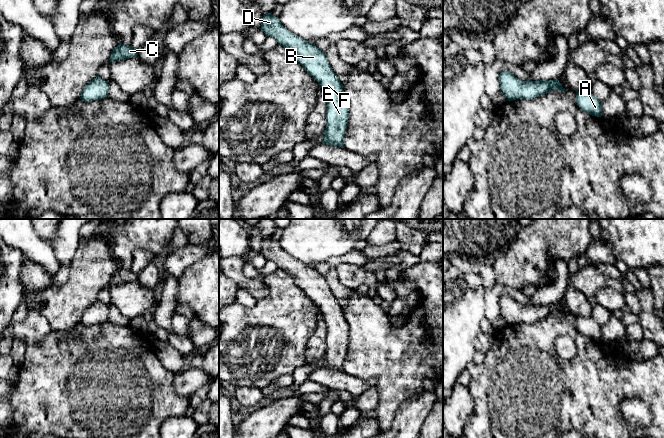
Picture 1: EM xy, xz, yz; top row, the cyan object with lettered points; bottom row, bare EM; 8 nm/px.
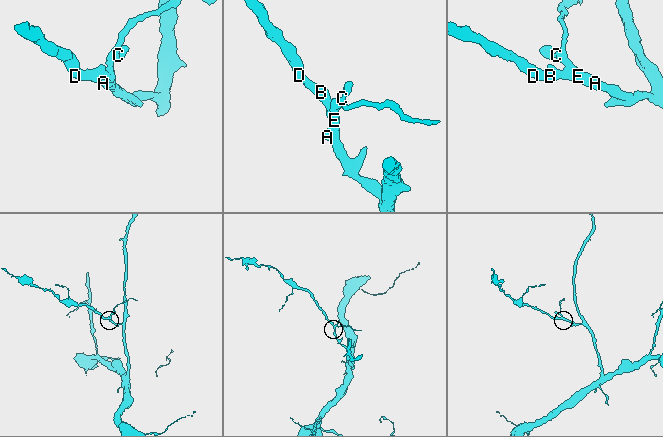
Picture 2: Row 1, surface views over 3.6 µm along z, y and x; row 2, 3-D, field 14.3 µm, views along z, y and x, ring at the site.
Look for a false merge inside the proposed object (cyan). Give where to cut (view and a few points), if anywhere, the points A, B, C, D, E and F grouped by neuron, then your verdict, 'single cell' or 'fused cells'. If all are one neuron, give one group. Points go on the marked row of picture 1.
cut none; groups A B C D E F; single cell

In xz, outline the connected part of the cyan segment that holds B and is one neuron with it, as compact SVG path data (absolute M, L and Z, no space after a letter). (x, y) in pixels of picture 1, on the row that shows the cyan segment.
M272 12L264 15L261 28L277 40L319 83L327 102L326 128L322 144L344 148L348 126L349 101L338 76L333 72L324 51L288 31Z

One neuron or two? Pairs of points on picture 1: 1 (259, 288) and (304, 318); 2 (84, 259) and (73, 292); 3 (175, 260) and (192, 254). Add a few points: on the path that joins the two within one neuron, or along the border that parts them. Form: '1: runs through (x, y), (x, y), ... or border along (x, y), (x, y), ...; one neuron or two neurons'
1: border along (264, 283), (268, 289), (268, 294), (257, 301); two neurons
2: runs through (84, 267), (84, 281), (81, 284); one neuron
3: runs through (179, 259), (188, 255); one neuron

